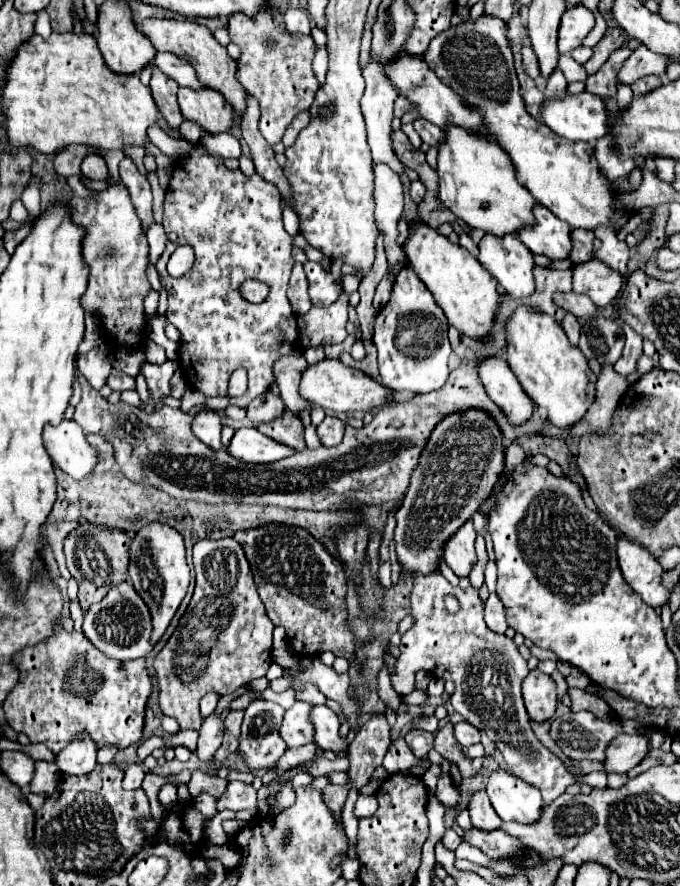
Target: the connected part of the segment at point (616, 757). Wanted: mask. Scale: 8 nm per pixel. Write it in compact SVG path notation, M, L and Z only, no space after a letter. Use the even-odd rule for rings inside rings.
M618 734L616 740L608 744L604 770L606 772L628 772L634 768L648 752L648 738L642 734Z

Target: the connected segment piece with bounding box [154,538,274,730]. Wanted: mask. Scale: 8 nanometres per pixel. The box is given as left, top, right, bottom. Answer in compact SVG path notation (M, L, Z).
M202 538L194 544L194 572L196 572L196 588L194 588L194 594L192 594L192 600L188 604L188 612L180 618L174 634L170 636L170 640L166 642L166 648L162 648L156 658L154 658L154 672L156 672L156 682L158 682L158 702L160 702L160 708L166 716L172 716L176 718L176 722L180 724L180 730L188 730L188 728L194 728L198 730L200 724L202 724L202 716L200 716L200 710L198 710L198 702L202 696L206 696L208 692L216 692L216 694L234 694L240 686L244 686L246 682L250 680L256 680L260 676L266 674L268 666L272 664L272 630L274 630L274 624L272 620L268 618L266 610L264 610L264 604L256 592L256 586L254 586L254 578L252 578L252 570L250 570L250 564L244 556L244 550L242 546L234 540L234 538L220 538L220 540L210 540L210 538Z

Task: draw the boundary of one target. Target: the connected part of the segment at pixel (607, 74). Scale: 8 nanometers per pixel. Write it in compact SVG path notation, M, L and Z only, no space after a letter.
M618 48L610 54L610 58L600 66L598 74L588 76L586 80L586 90L600 96L600 98L612 98L616 96L616 76L620 72L620 66L624 60L630 56L628 48Z

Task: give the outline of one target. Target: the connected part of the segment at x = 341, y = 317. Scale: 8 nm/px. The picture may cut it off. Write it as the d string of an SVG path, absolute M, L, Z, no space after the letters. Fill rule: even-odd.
M342 294L336 302L326 308L310 308L302 324L298 324L298 346L306 348L324 348L328 344L342 342L348 322L348 294Z

